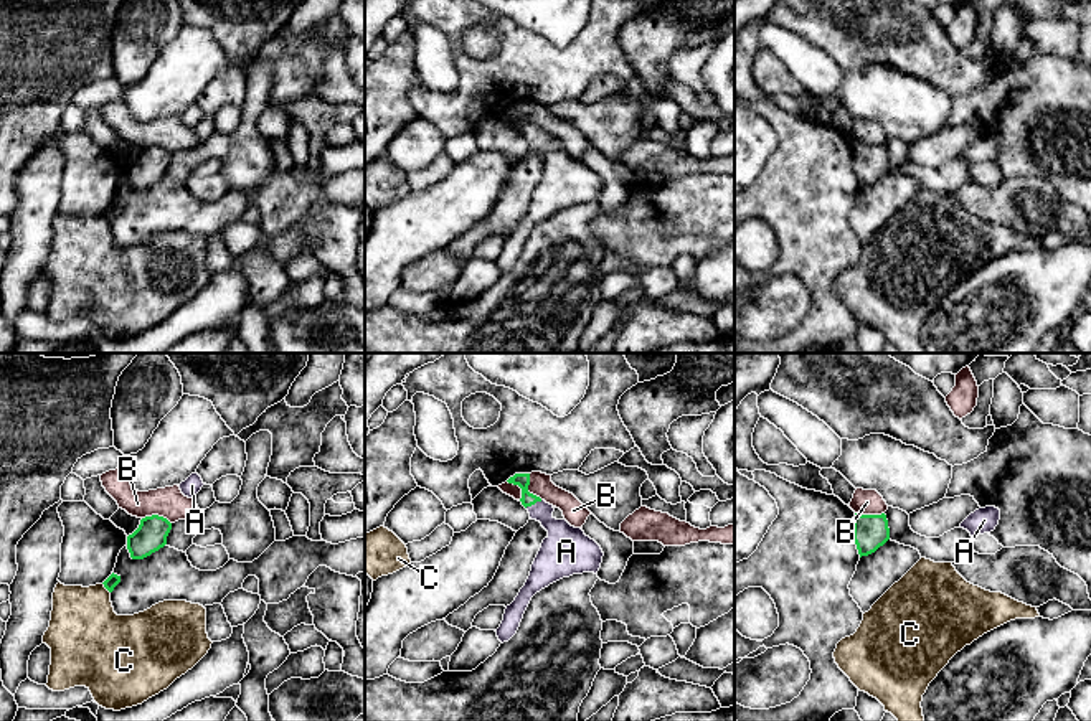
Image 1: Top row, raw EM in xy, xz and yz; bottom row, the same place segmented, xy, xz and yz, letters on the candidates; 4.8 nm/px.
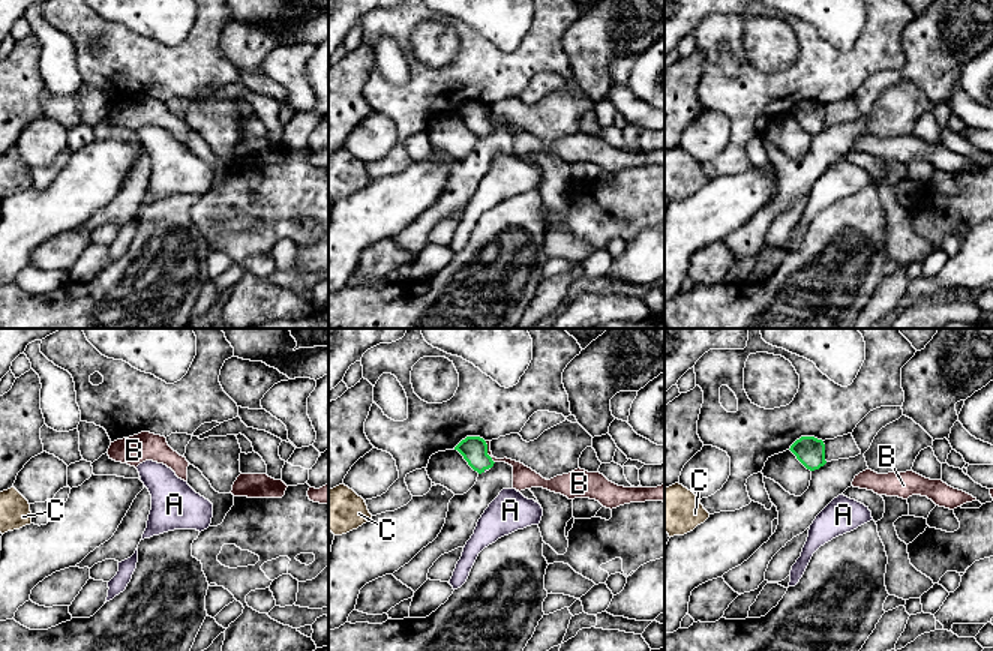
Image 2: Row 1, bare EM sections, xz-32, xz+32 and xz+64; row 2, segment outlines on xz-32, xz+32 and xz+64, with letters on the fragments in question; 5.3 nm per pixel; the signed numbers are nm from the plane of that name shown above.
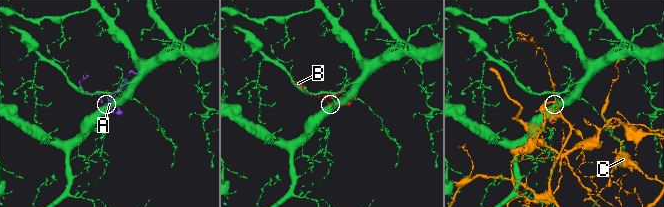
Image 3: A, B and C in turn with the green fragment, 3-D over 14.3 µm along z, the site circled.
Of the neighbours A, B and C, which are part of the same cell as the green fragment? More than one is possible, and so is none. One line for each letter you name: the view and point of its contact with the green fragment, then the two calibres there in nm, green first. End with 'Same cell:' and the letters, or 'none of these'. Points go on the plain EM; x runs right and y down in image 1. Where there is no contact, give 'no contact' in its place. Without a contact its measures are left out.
A: meets green in xz at (533, 134); 70 nm thick on the green side, 190 nm on the other
Same cell: A

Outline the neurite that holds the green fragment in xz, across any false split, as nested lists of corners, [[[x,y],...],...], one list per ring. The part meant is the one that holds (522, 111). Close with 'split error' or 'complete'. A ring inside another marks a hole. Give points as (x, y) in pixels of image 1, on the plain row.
[[[515,104],[507,112],[522,119],[522,135],[528,140],[531,150],[541,153],[548,167],[541,173],[525,216],[515,231],[507,236],[503,251],[495,261],[502,274],[517,264],[536,223],[573,205],[597,205],[604,186],[601,177],[586,167],[581,158],[571,157],[566,150],[556,150],[553,135],[528,122],[530,104]]] | split error

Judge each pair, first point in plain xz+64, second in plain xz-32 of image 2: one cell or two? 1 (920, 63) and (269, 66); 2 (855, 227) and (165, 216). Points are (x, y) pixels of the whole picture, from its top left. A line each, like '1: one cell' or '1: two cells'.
1: two cells
2: one cell

